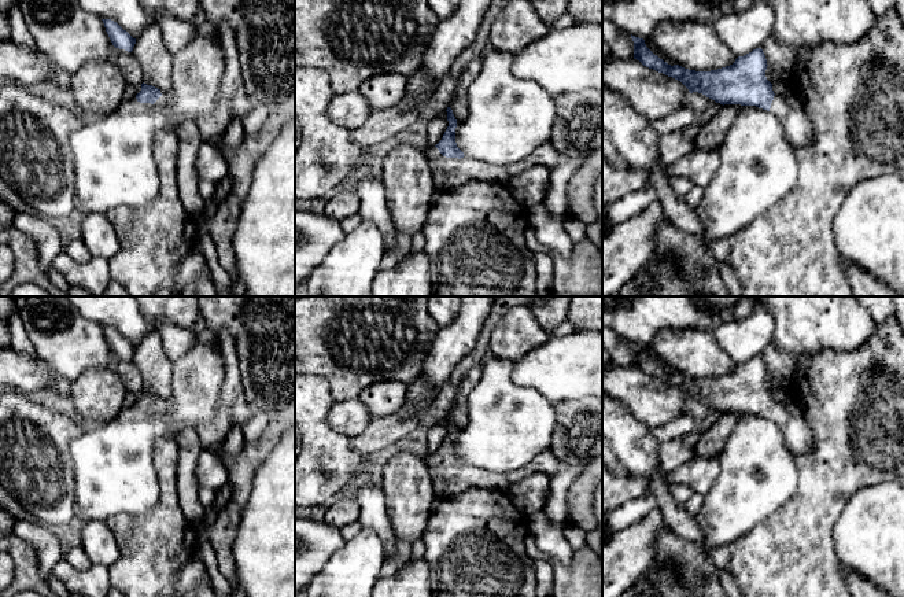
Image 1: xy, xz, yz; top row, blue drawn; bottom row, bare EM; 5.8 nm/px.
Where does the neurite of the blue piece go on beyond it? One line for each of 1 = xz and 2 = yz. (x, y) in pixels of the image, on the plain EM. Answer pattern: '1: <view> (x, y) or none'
1: xz (447, 481)
2: yz (790, 419)

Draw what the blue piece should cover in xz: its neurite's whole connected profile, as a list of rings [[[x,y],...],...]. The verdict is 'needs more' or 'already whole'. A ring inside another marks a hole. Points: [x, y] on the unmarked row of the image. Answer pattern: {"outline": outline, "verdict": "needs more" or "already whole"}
{"outline": [[[447,414],[449,434],[442,447],[427,458],[435,498],[443,501],[469,487],[506,491],[509,482],[505,475],[465,464],[455,450],[457,427]]], "verdict": "needs more"}

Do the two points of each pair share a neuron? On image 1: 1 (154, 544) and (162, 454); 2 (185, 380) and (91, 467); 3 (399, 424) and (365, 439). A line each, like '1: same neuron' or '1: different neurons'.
1: same neuron
2: same neuron
3: same neuron

